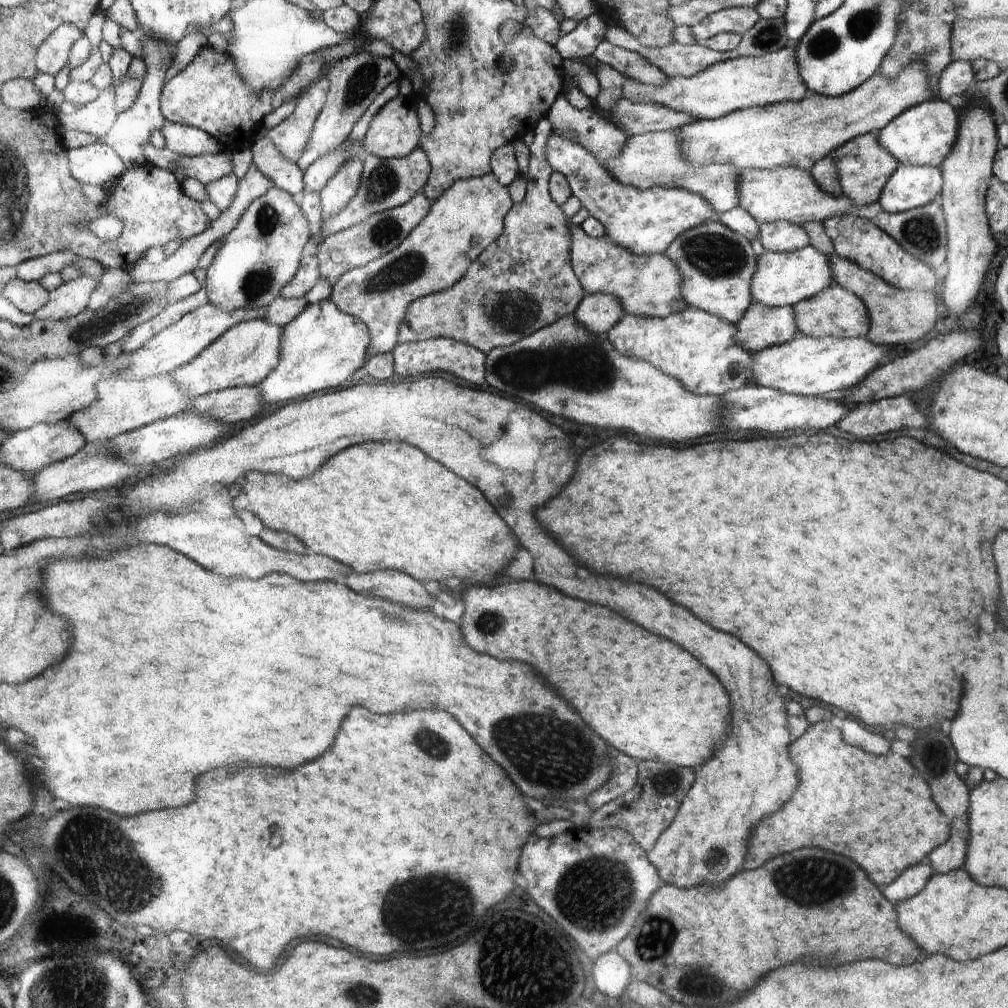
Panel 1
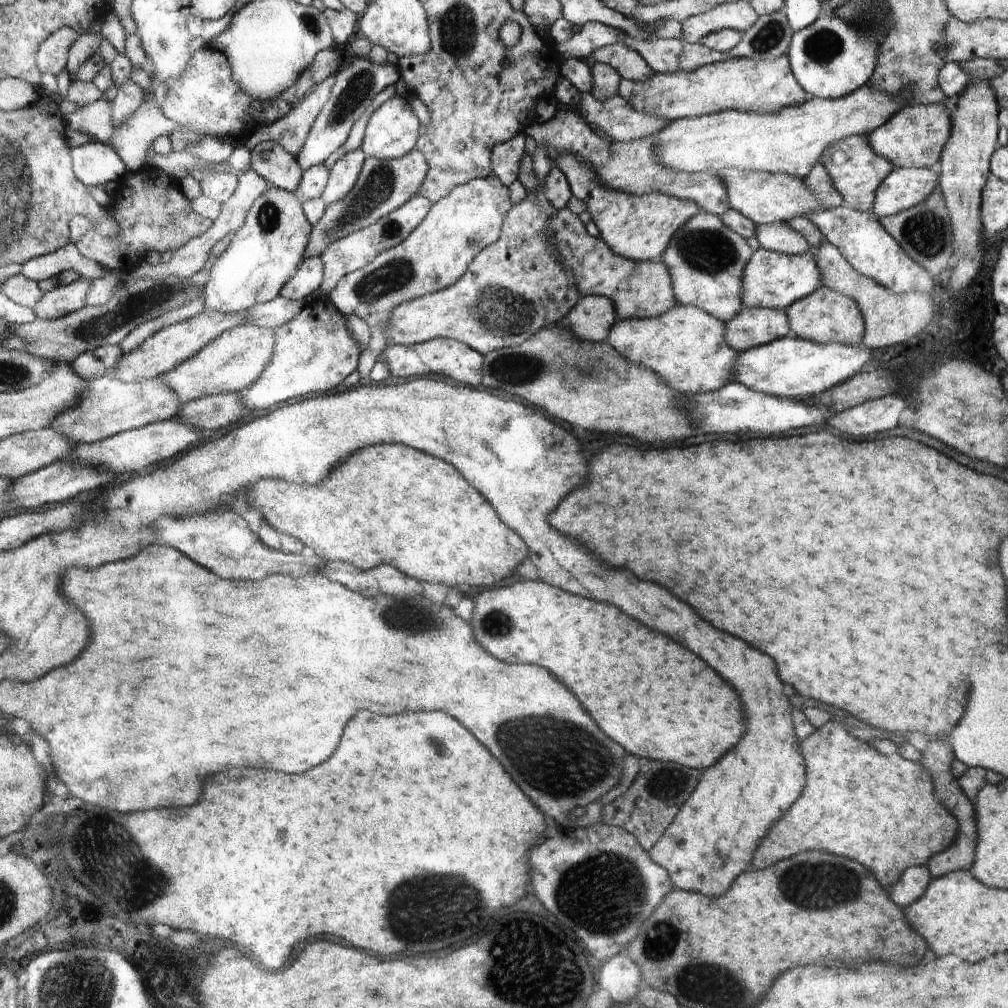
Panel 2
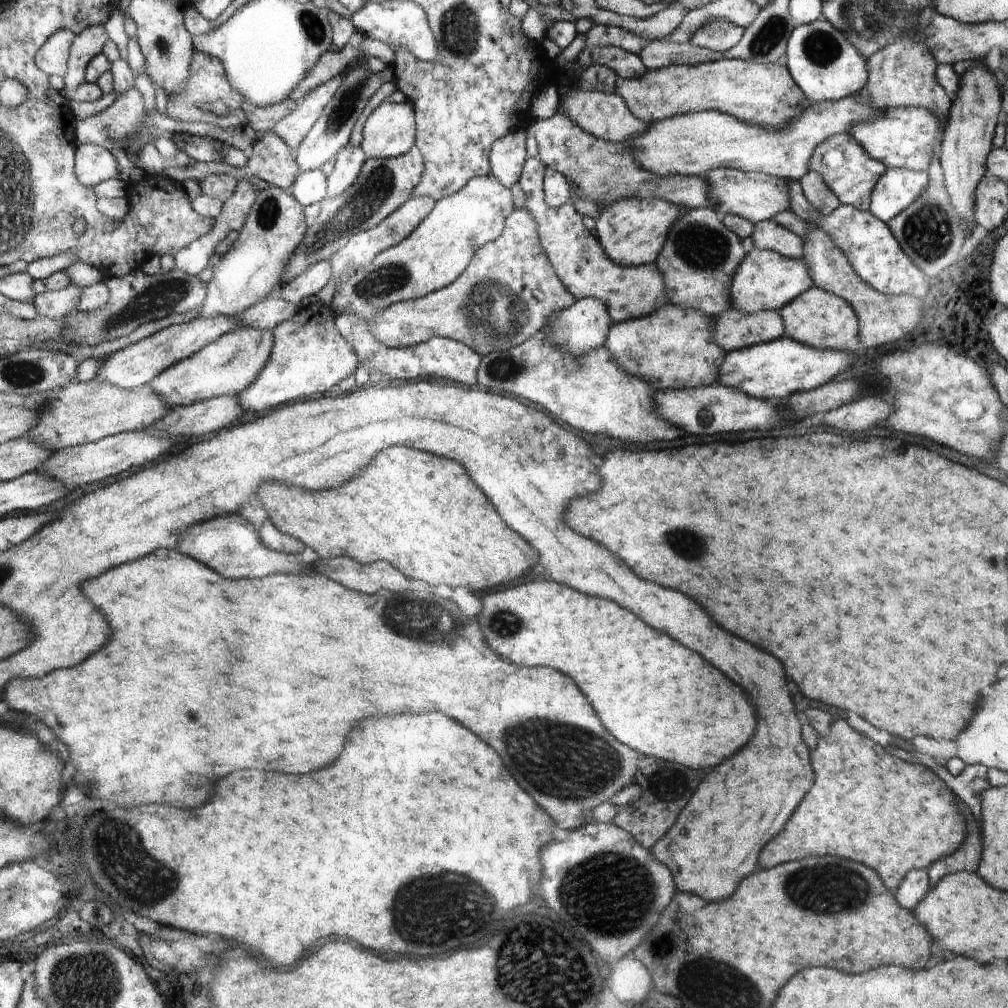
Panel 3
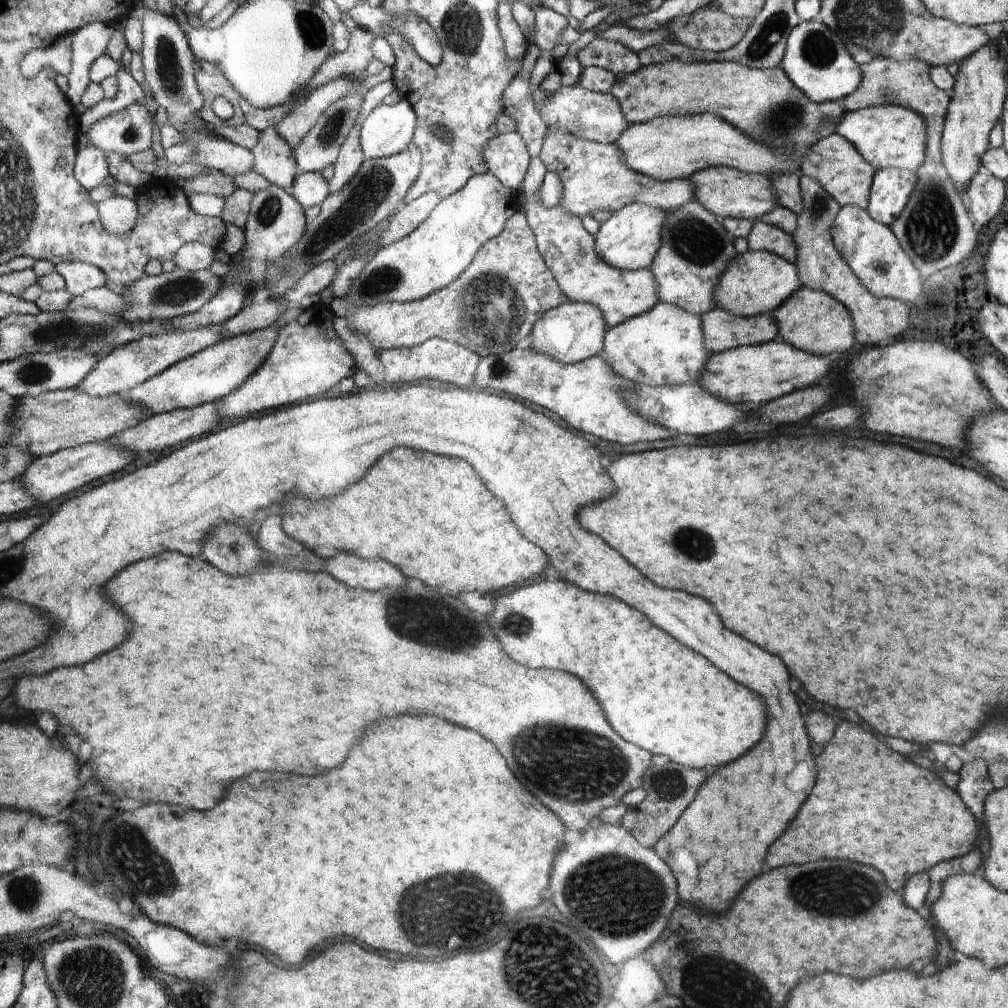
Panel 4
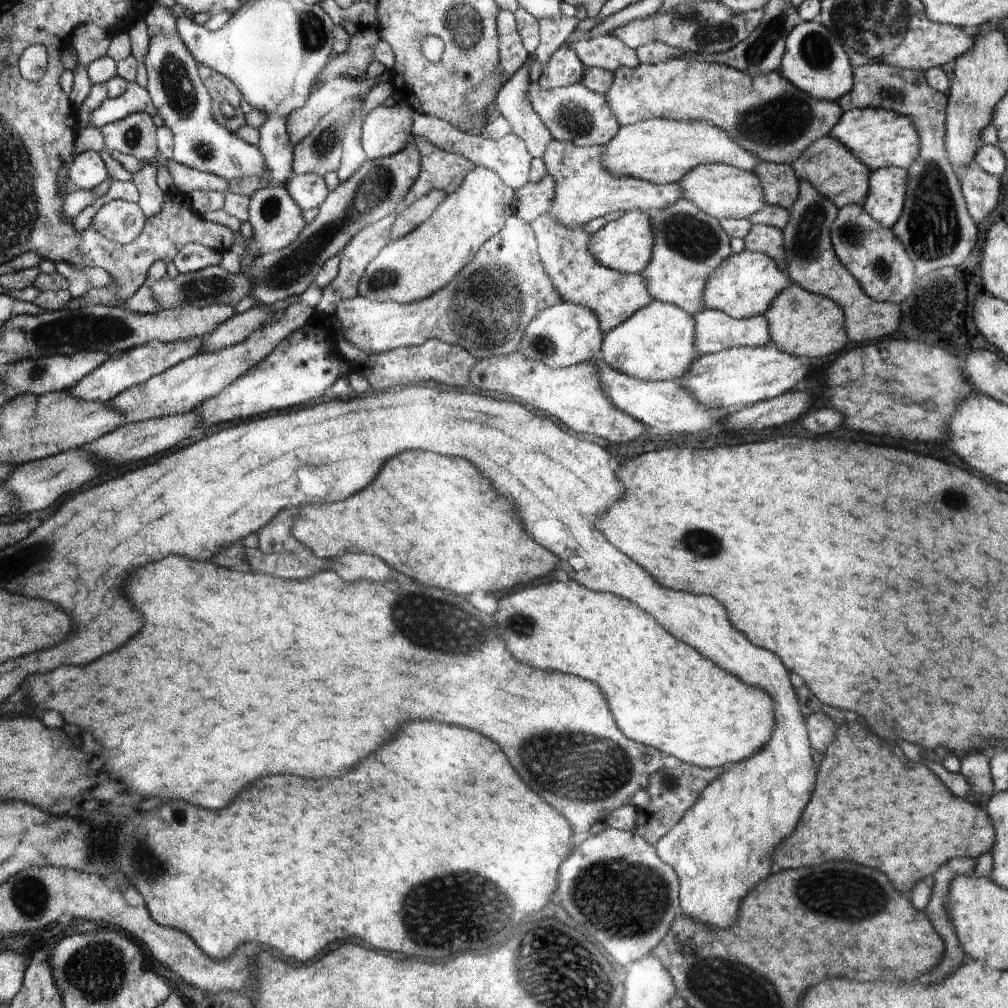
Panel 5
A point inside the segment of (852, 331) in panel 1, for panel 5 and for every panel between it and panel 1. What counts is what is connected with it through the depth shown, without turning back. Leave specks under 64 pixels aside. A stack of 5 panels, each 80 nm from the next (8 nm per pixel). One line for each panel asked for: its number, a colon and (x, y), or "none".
2: (826, 316)
3: (817, 318)
4: (813, 321)
5: (802, 323)

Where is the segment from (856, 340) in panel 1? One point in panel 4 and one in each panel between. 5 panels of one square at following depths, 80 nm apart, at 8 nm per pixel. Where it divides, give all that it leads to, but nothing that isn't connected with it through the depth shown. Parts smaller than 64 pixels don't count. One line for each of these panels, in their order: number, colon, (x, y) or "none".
2: (794, 368)
3: (774, 370)
4: (749, 376)

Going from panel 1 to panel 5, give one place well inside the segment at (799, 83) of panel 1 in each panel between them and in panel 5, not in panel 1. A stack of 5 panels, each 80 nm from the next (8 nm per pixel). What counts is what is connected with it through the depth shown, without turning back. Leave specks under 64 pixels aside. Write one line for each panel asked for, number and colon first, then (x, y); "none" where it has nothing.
2: (741, 84)
3: (763, 95)
4: (764, 104)
5: (767, 115)

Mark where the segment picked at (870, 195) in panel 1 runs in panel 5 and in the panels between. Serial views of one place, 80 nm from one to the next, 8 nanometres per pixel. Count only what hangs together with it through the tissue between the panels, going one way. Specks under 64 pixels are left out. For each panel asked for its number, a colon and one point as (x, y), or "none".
2: (857, 171)
3: (852, 174)
4: (836, 163)
5: (836, 173)

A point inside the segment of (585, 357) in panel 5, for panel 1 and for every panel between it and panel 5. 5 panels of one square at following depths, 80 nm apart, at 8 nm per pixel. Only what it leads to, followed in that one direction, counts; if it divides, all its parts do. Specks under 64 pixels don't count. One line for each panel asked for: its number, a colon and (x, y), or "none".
1: (599, 312)
2: (592, 319)
3: (583, 327)
4: (570, 333)

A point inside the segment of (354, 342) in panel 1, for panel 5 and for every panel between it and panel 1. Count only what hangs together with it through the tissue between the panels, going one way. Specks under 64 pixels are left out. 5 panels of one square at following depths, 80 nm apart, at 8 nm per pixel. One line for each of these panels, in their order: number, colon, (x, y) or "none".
2: (315, 350)
3: (310, 355)
4: (303, 364)
5: (296, 372)

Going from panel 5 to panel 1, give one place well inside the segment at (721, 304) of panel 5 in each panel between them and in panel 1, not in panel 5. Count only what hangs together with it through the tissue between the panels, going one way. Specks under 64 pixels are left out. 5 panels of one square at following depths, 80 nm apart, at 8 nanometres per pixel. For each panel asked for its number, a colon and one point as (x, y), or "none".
1: (781, 279)
2: (774, 280)
3: (765, 281)
4: (756, 282)

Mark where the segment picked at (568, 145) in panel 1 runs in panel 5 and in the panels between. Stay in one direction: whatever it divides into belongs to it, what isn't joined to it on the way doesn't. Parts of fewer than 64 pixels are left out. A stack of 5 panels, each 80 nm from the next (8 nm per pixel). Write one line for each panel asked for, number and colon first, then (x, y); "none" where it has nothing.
2: (639, 227)
3: (632, 231)
4: (630, 239)
5: (627, 244)

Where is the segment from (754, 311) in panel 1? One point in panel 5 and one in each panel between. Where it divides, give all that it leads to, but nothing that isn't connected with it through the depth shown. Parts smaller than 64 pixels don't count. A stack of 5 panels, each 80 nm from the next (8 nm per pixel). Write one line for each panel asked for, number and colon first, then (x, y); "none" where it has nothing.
2: (752, 327)
3: (732, 330)
4: (722, 330)
5: (715, 331)

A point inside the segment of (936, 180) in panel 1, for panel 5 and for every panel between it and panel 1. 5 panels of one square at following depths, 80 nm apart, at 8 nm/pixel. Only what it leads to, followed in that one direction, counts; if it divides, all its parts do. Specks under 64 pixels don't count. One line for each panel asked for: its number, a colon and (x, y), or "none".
2: (905, 187)
3: (898, 188)
4: (892, 187)
5: (886, 196)

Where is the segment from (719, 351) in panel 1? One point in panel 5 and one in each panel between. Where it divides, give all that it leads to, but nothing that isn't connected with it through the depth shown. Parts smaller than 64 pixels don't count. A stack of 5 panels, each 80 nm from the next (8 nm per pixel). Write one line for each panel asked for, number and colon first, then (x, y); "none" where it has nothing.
2: (686, 347)
3: (673, 348)
4: (664, 346)
5: (658, 343)

